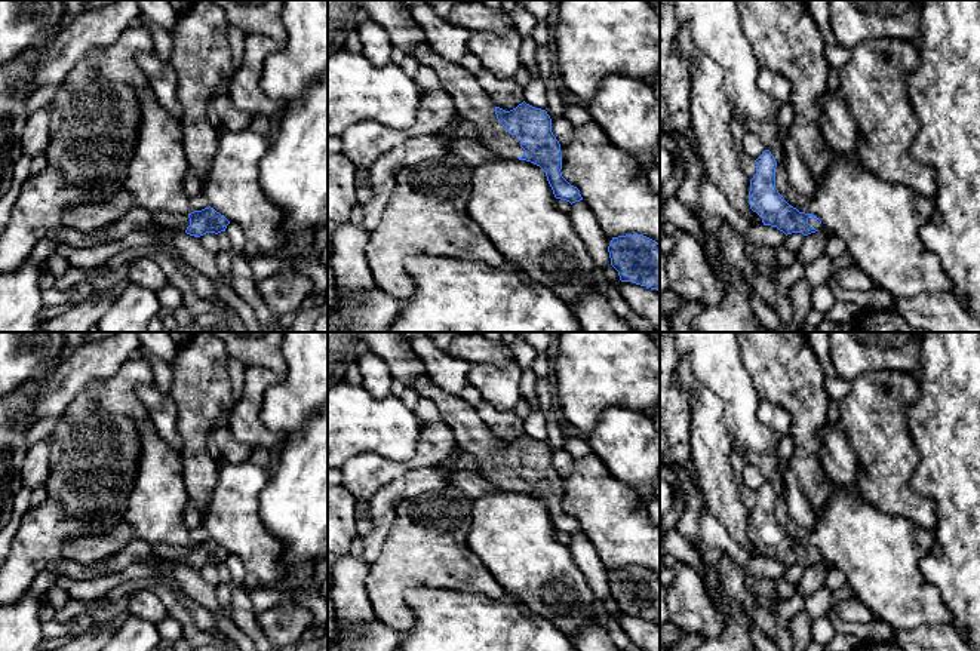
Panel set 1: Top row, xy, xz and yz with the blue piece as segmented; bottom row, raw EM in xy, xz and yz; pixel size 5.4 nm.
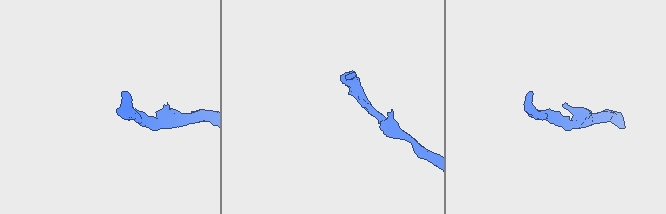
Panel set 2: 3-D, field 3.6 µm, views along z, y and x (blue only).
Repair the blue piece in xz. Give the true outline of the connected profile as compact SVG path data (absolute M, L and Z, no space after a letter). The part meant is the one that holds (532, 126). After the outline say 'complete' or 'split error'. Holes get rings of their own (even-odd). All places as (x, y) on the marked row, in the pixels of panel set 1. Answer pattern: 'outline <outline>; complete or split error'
outline M430 44L417 47L417 61L434 70L442 87L454 98L457 114L474 126L486 148L540 166L556 199L571 205L583 200L580 190L562 176L560 144L546 110L525 101L510 111L495 107L474 74L443 59Z; split error

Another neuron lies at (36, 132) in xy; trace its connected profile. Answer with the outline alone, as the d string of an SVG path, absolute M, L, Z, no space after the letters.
M44 105L28 116L22 132L22 154L31 159L46 151L50 135L52 108Z

